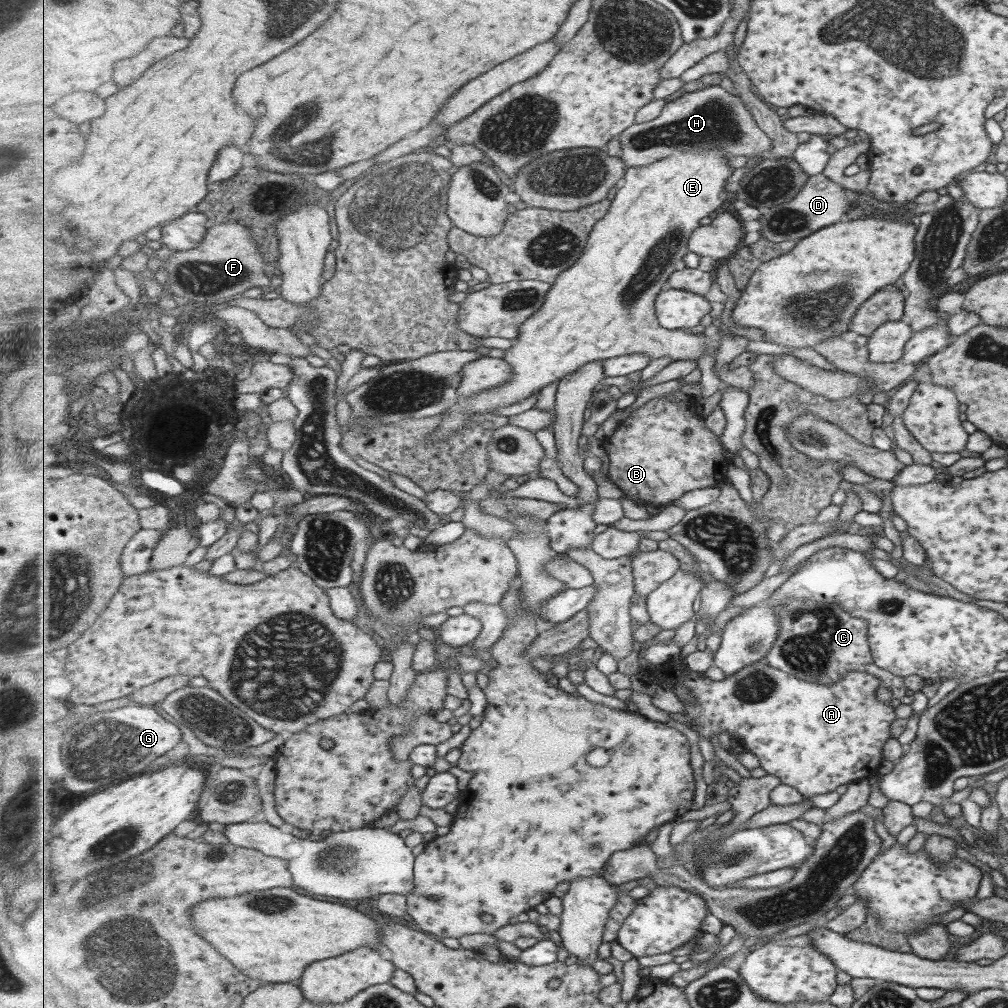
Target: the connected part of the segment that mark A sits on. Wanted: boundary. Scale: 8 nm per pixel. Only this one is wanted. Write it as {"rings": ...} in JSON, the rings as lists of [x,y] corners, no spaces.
{"rings":[[[767,658],[720,681],[692,670],[683,660],[672,661],[662,668],[654,667],[656,670],[647,679],[649,683],[654,684],[654,678],[657,684],[664,683],[672,689],[684,686],[698,699],[698,704],[685,706],[685,714],[695,722],[692,729],[699,730],[699,734],[708,739],[727,731],[731,736],[745,741],[747,750],[760,757],[770,777],[780,778],[782,783],[797,788],[806,798],[831,793],[837,786],[871,778],[883,761],[882,747],[891,737],[890,724],[896,716],[888,702],[880,702],[876,698],[881,680],[866,671],[851,670],[838,682],[828,686],[810,682],[809,679],[794,678],[785,670],[772,666]]]}

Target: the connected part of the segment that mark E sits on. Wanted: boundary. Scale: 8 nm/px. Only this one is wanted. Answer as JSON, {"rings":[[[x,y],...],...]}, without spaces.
{"rings":[[[712,149],[712,151],[702,151],[702,153],[696,152],[679,152],[669,158],[664,159],[664,161],[655,162],[650,164],[648,167],[640,166],[630,166],[626,169],[626,176],[621,183],[620,189],[613,200],[613,205],[611,206],[610,213],[604,220],[598,222],[598,225],[595,227],[595,230],[591,234],[590,244],[587,246],[585,253],[581,256],[581,260],[577,262],[576,265],[572,266],[566,270],[565,273],[560,274],[559,279],[556,281],[556,284],[553,284],[552,290],[549,292],[549,297],[546,299],[545,305],[528,321],[525,322],[524,328],[521,330],[521,336],[516,338],[514,341],[514,346],[510,347],[506,351],[505,360],[510,362],[513,368],[514,378],[511,381],[508,381],[502,386],[481,392],[478,396],[472,395],[471,397],[462,397],[460,398],[460,404],[456,407],[452,407],[445,412],[447,416],[442,422],[441,425],[431,434],[433,440],[437,442],[445,442],[449,440],[459,430],[465,430],[465,426],[473,420],[475,414],[488,414],[497,410],[497,408],[502,408],[503,406],[512,406],[517,402],[525,401],[527,398],[530,398],[533,394],[538,393],[544,388],[548,388],[550,384],[554,382],[560,382],[564,378],[569,377],[572,373],[577,373],[578,370],[582,369],[584,366],[590,365],[592,362],[597,361],[606,361],[610,358],[622,357],[625,355],[646,354],[652,359],[658,360],[659,358],[671,357],[672,361],[698,361],[702,358],[707,352],[711,353],[712,356],[717,358],[716,353],[719,351],[721,344],[723,343],[719,336],[708,337],[706,334],[702,333],[701,335],[696,335],[690,330],[672,330],[662,326],[659,316],[657,315],[657,298],[660,296],[660,293],[664,288],[664,284],[669,282],[671,276],[676,273],[676,264],[685,260],[686,256],[691,253],[690,250],[690,241],[693,237],[693,234],[696,233],[700,227],[700,222],[704,218],[709,217],[710,214],[721,213],[722,206],[724,206],[725,194],[728,191],[726,184],[728,184],[728,178],[734,174],[734,169],[730,167],[729,157],[734,157],[728,155],[726,149]]]}

